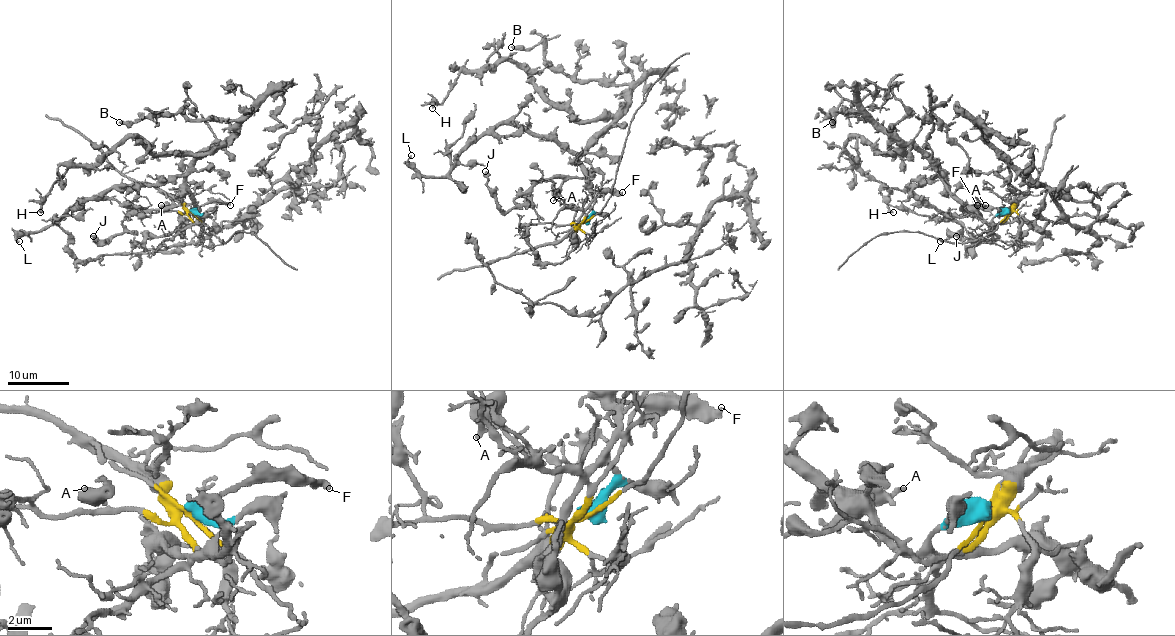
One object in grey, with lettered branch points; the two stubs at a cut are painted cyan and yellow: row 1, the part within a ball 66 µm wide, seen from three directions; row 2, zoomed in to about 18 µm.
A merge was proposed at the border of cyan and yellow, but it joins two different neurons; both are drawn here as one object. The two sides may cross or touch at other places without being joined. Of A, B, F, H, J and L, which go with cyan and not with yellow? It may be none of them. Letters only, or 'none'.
A, B, F, H, J, L

